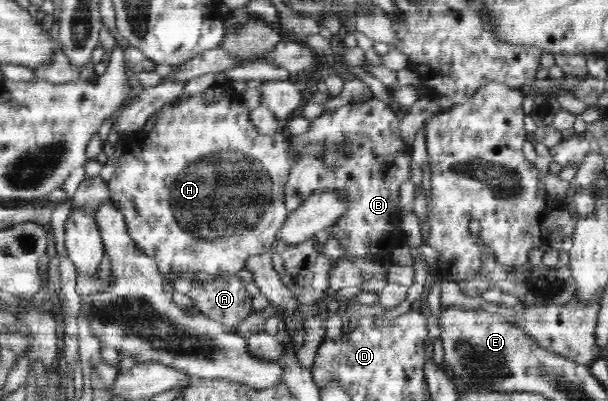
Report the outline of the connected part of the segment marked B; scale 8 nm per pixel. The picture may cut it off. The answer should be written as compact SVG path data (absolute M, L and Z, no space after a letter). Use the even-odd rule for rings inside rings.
M376 97L339 106L313 119L306 132L293 136L293 147L301 157L286 182L286 209L290 213L297 210L315 190L334 190L348 202L348 209L334 222L330 233L345 249L344 258L378 256L378 243L395 236L397 232L392 230L400 230L399 190L411 176L411 147L399 133L399 117L395 111ZM337 145L345 146L347 160L339 168L325 166L320 152Z

